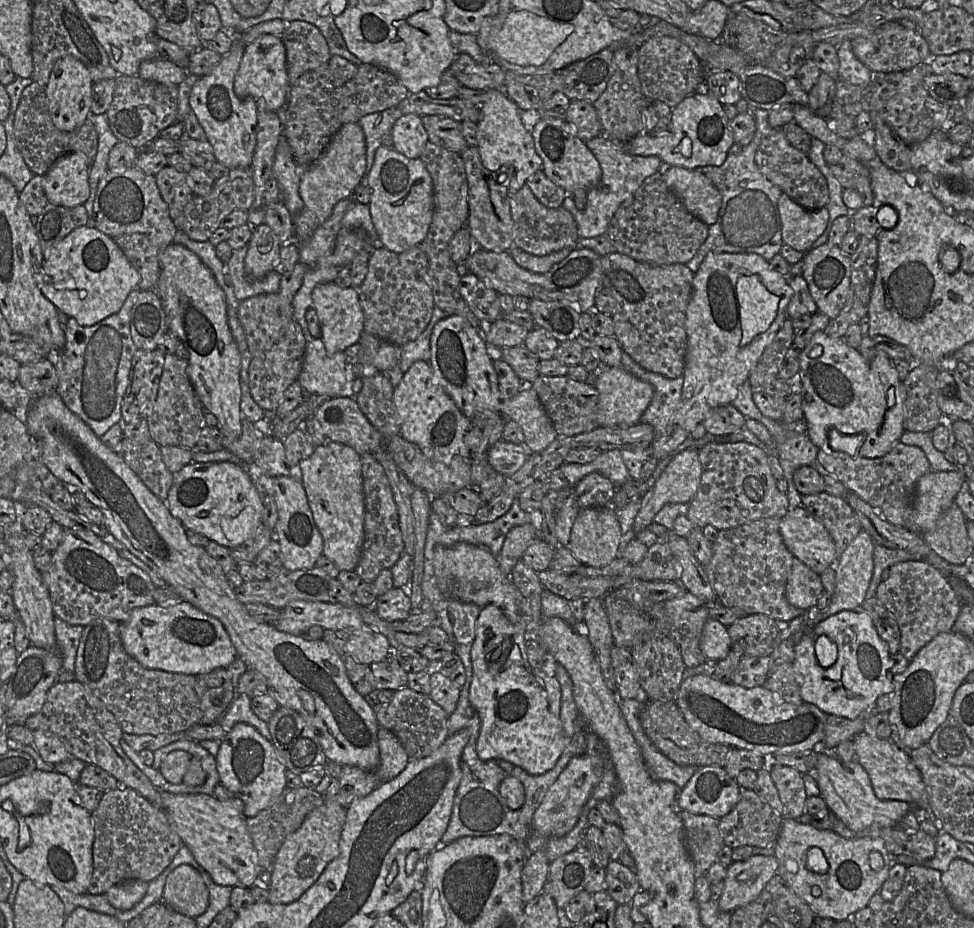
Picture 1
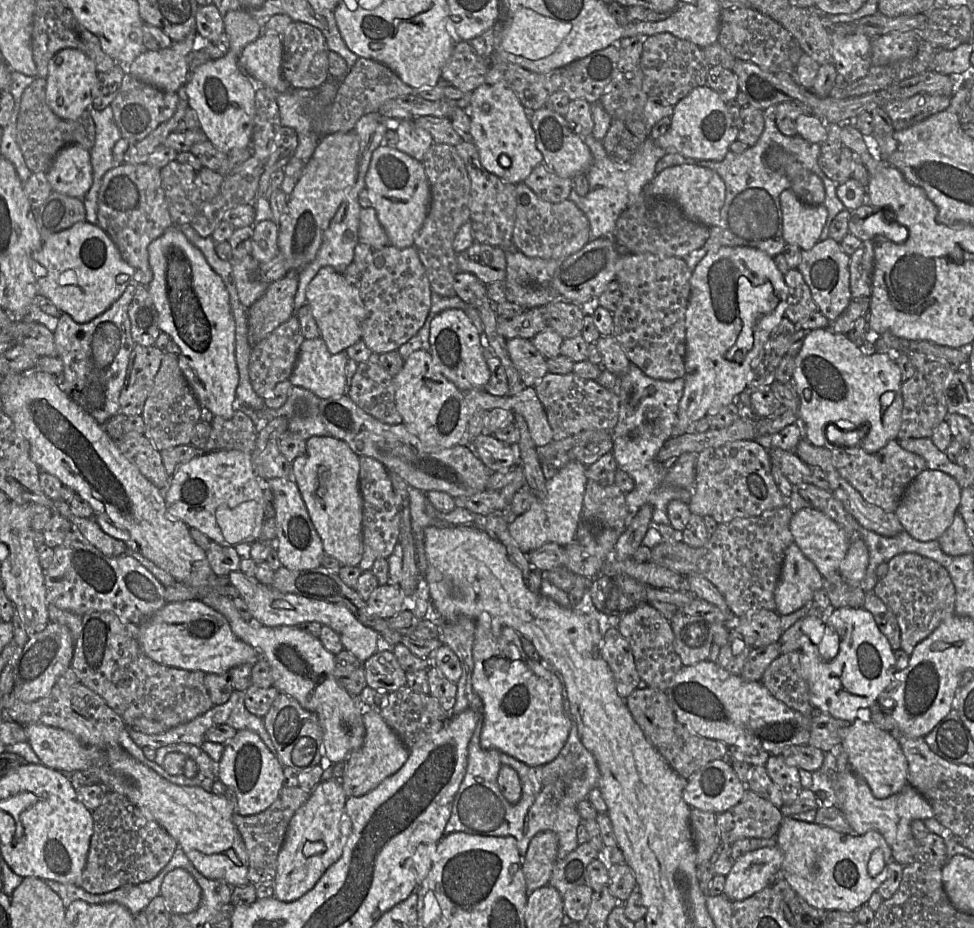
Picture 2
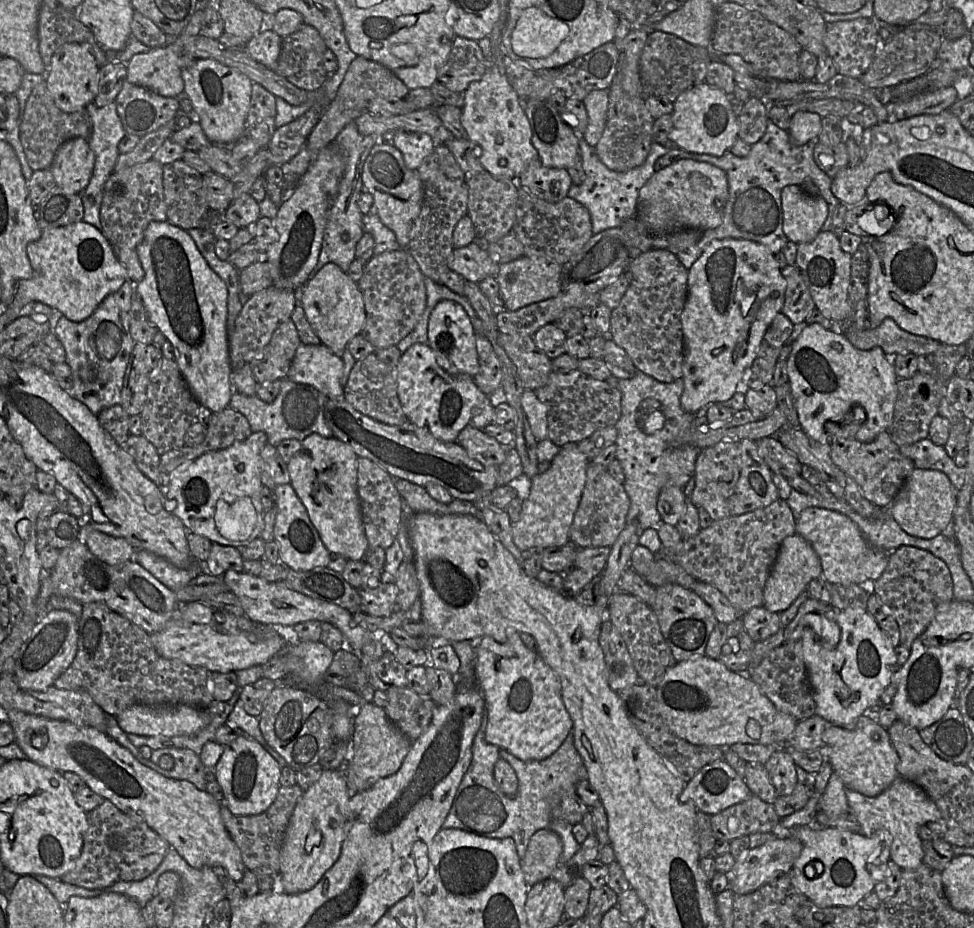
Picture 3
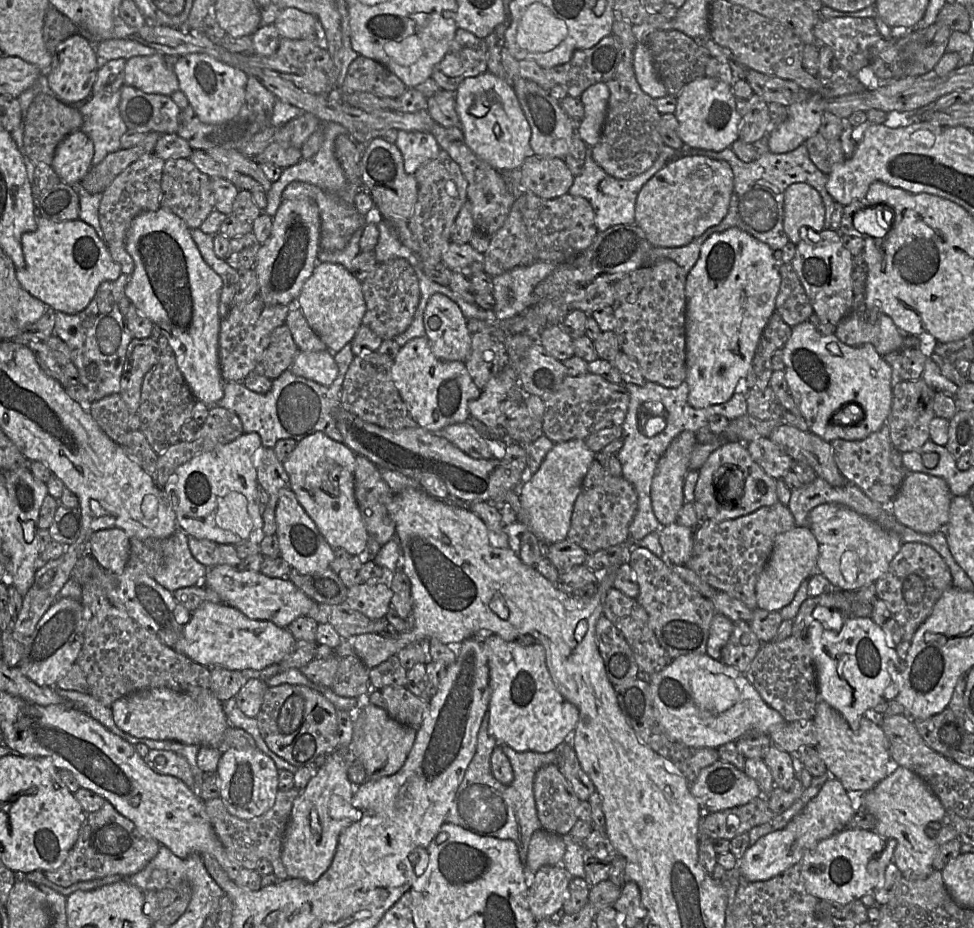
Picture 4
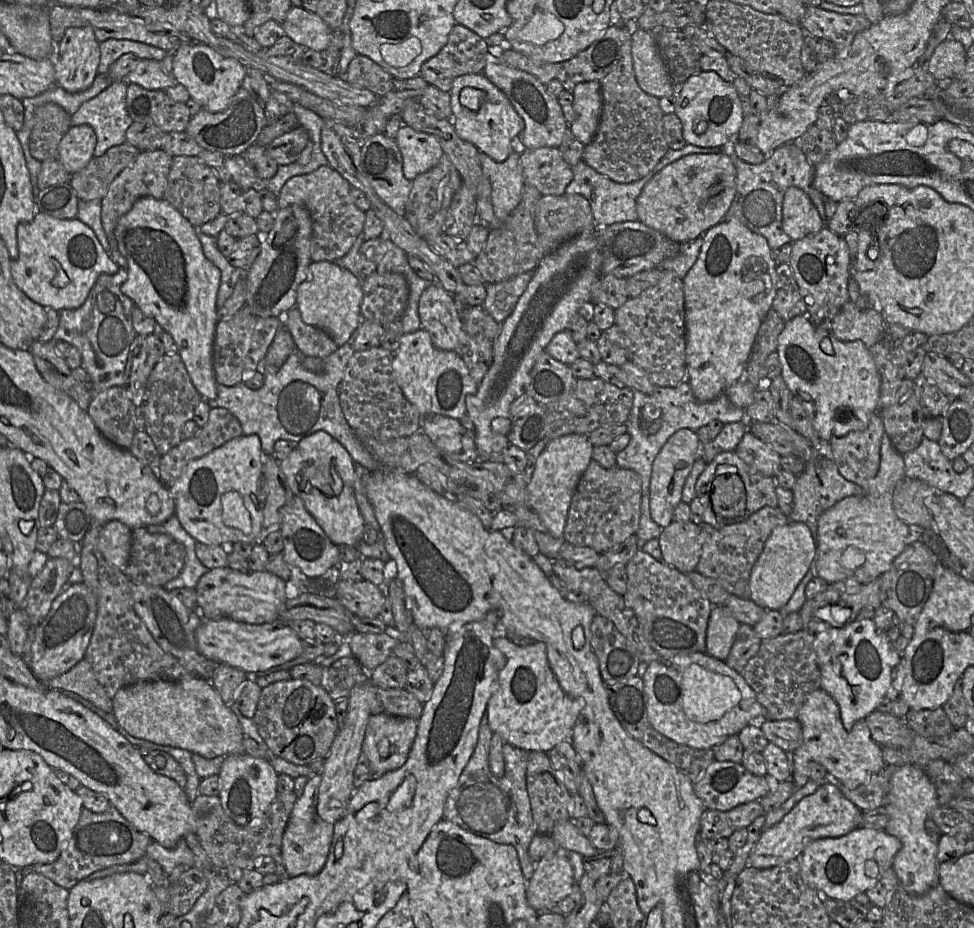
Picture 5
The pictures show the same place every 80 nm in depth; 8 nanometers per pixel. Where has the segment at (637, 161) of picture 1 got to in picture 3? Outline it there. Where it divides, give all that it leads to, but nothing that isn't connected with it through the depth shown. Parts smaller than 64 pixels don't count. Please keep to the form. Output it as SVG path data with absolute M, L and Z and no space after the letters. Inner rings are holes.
M576 133L576 136L579 140L585 179L580 185L572 183L567 195L588 209L593 234L598 234L606 229L621 227L625 221L636 216L639 191L654 174L656 161L665 155L669 149L653 141L643 164L626 172L616 172L610 170L601 162L596 154L595 147L586 142L582 133Z

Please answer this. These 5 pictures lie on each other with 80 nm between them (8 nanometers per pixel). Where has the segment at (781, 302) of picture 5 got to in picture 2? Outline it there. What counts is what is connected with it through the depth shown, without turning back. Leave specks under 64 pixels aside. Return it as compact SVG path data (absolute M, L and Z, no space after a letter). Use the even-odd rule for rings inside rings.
M789 269L784 274L784 280L789 291L785 317L795 324L817 311L818 306L812 299L810 289L798 269Z

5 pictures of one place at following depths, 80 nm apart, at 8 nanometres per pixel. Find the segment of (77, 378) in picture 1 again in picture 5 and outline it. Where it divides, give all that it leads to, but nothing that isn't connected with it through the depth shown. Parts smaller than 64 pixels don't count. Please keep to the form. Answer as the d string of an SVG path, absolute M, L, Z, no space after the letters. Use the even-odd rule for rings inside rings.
M124 268L113 274L101 274L91 288L82 306L76 309L59 311L60 321L54 335L55 341L65 341L75 346L81 353L83 368L91 378L92 393L100 393L110 387L123 386L125 383L125 369L130 346L137 336L132 324L134 302L121 292L121 285L127 280L128 272Z

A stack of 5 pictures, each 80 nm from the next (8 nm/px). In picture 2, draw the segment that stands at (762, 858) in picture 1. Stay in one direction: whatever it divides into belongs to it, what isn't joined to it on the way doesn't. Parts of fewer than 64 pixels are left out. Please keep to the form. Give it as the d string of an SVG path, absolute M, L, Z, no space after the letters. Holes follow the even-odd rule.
M778 846L752 850L739 857L726 875L723 893L733 902L761 891L781 870L784 855Z

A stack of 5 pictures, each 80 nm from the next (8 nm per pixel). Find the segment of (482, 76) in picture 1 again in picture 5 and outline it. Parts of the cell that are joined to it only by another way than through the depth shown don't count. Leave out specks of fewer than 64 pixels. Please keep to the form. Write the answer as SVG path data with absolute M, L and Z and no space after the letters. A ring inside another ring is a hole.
M456 24L446 45L422 65L419 76L429 85L449 92L456 77L483 73L489 50L484 38Z

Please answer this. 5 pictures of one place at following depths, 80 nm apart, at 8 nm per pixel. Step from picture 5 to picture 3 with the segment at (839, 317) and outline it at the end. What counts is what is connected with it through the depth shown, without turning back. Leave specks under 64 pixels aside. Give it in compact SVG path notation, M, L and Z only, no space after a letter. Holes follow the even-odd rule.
M885 318L876 328L857 330L851 324L843 334L857 349L879 347L890 358L899 354L934 354L940 342L902 330L893 319Z

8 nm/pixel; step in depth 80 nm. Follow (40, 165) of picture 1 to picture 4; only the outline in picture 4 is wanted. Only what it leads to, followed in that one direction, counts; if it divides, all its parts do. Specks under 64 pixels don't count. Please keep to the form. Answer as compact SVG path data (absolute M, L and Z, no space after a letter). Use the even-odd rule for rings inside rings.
M41 93L29 106L25 128L24 147L29 159L36 165L51 165L58 145L70 133L81 130L83 117L78 108L60 101L55 95Z

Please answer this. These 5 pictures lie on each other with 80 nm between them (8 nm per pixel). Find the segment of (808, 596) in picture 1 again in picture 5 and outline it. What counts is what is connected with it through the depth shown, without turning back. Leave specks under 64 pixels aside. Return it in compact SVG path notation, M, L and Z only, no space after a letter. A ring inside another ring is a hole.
M789 520L786 524L775 527L751 571L750 599L765 610L781 609L806 575L815 554L815 543L807 525Z

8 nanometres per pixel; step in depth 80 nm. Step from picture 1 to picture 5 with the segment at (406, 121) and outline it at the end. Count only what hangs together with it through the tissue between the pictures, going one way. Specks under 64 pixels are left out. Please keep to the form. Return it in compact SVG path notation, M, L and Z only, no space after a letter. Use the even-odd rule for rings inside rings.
M403 124L395 139L403 158L404 176L413 181L419 174L424 173L438 164L444 152L436 136L419 132Z

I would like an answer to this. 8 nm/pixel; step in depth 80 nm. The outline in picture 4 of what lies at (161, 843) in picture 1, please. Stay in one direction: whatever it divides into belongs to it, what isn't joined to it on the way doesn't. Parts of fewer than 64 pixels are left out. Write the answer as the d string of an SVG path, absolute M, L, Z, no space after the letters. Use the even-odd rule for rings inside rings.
M106 800L98 811L84 814L77 841L64 863L58 869L44 874L48 880L62 887L111 875L131 876L146 867L157 855L159 847L159 842L141 832Z

